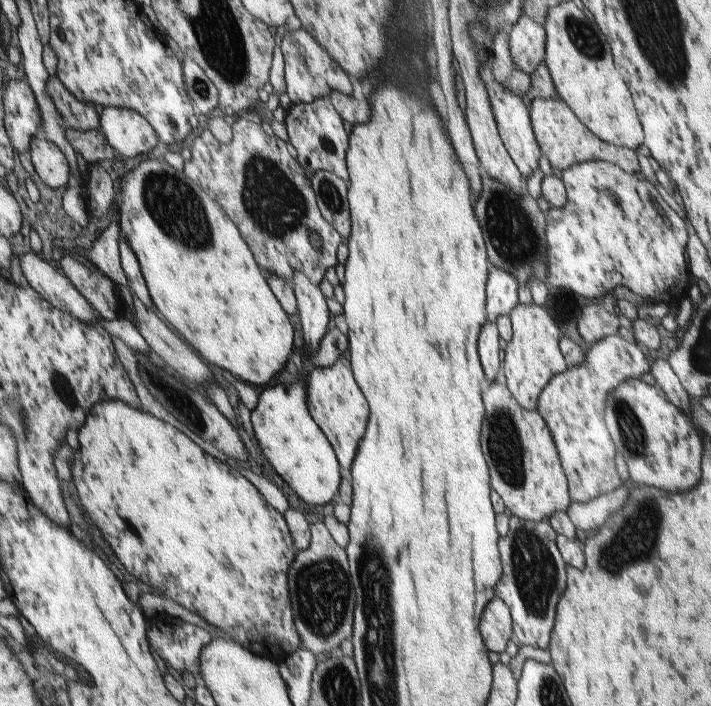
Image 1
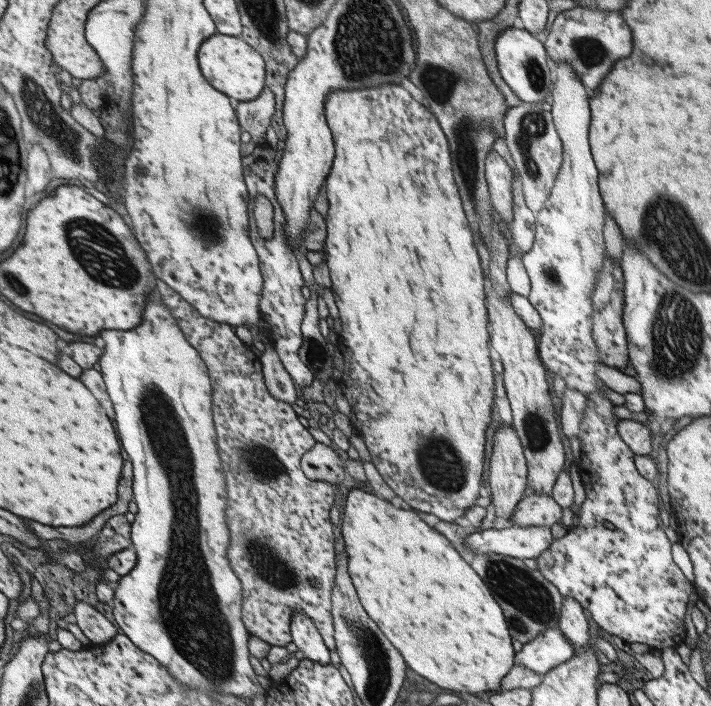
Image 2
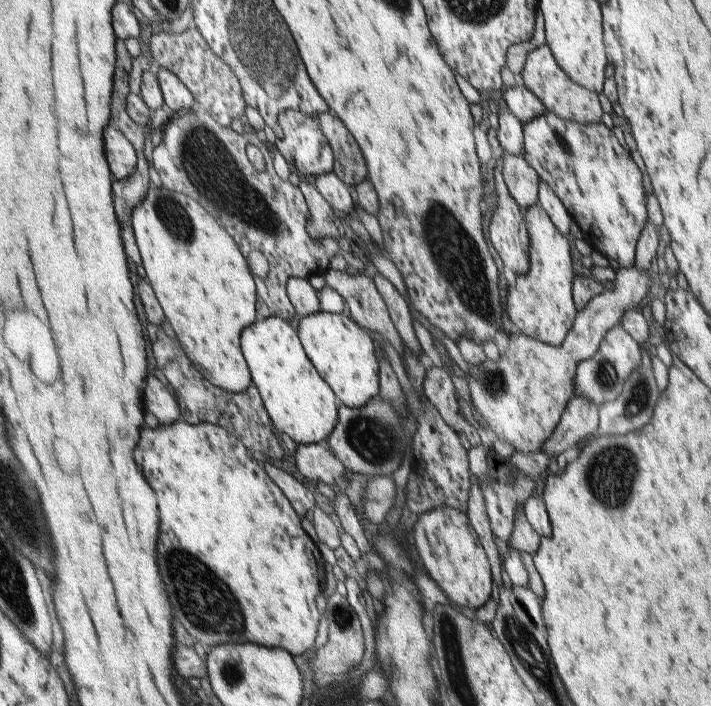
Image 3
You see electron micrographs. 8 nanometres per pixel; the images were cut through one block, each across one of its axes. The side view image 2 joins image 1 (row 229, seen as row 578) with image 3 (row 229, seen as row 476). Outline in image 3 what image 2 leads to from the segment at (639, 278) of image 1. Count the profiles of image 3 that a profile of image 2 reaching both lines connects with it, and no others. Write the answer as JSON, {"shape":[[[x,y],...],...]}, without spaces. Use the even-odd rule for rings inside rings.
{"shape":[[[544,112],[522,125],[523,158],[533,168],[539,181],[543,181],[565,207],[567,214],[581,229],[583,239],[605,258],[615,260],[619,267],[633,266],[633,250],[637,250],[643,227],[646,227],[645,192],[641,188],[641,174],[629,152],[617,142],[603,122],[579,124],[553,113]]]}

